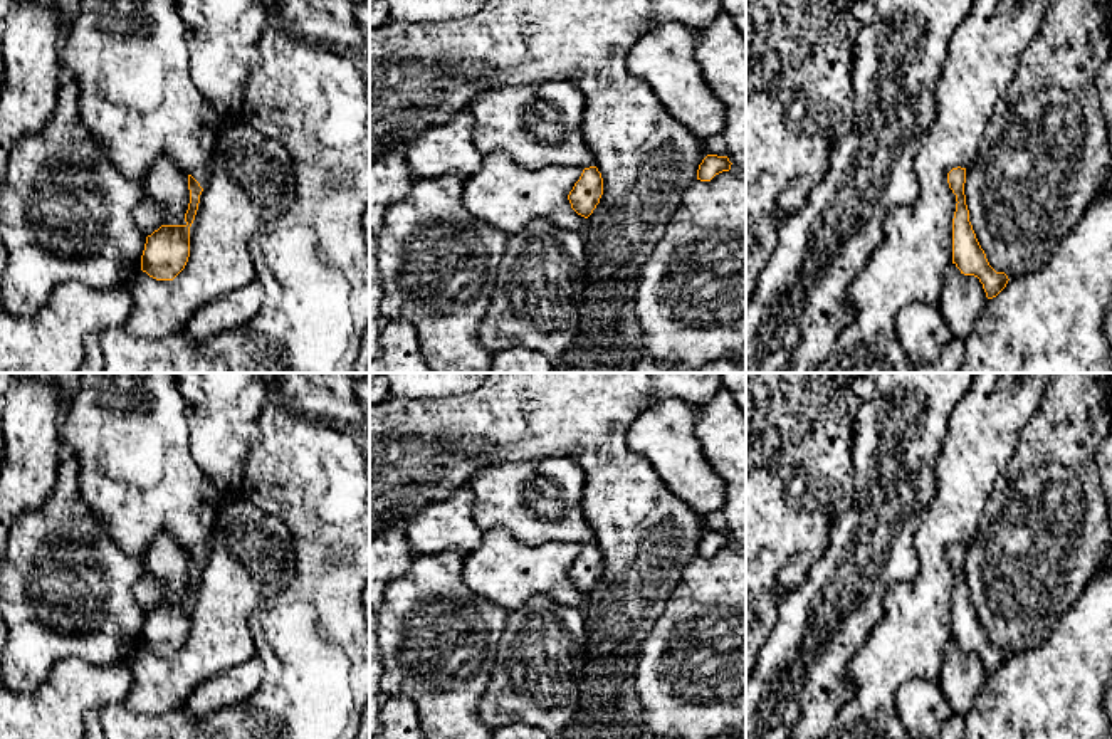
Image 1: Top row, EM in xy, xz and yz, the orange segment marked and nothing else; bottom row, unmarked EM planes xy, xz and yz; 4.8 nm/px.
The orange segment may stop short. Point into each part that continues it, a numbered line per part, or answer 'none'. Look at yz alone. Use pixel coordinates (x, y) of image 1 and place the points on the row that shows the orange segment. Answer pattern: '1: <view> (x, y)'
none

